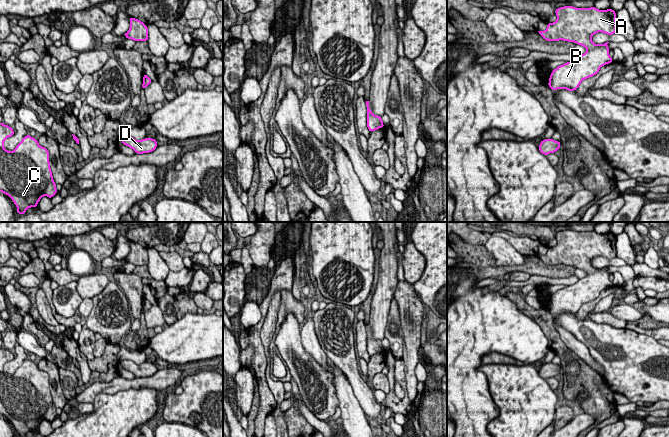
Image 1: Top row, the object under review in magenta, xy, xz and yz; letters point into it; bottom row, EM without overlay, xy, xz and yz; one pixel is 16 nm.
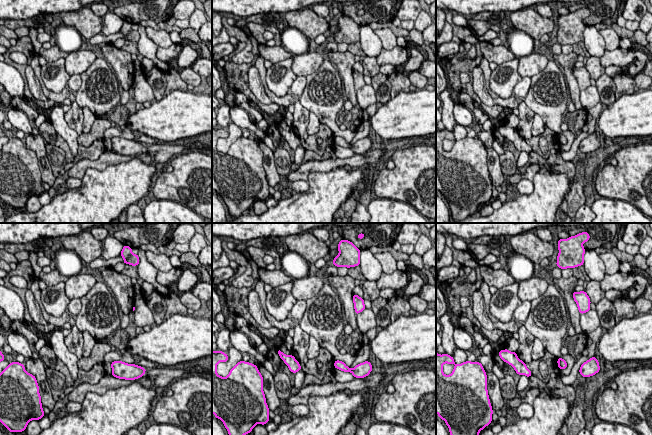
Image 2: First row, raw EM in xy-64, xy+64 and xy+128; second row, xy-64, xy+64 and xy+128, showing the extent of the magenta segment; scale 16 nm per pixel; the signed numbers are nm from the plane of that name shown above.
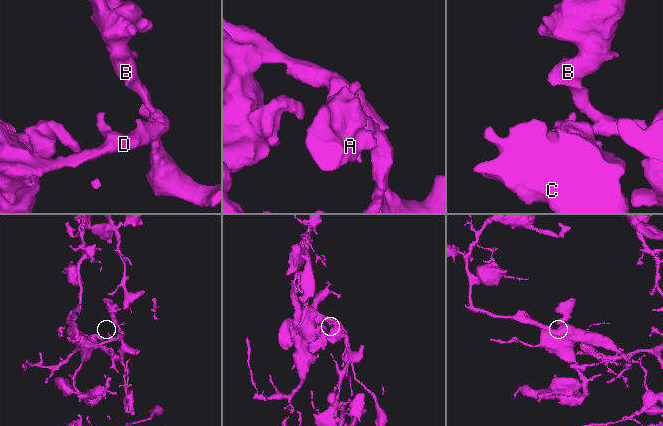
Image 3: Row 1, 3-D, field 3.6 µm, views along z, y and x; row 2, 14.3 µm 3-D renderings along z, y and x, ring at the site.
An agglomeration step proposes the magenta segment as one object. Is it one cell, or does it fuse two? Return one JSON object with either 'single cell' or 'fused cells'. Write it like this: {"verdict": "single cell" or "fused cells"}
{"verdict": "single cell"}

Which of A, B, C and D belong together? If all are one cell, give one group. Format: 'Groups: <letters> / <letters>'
Groups: A B C D

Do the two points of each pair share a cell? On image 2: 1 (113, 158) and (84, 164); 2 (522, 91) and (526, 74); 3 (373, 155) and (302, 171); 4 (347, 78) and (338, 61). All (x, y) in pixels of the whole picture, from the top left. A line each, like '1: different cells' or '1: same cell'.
1: same cell
2: same cell
3: same cell
4: same cell

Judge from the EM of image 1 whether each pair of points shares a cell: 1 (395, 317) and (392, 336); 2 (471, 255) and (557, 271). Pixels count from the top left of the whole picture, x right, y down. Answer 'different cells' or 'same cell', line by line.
1: same cell
2: same cell

